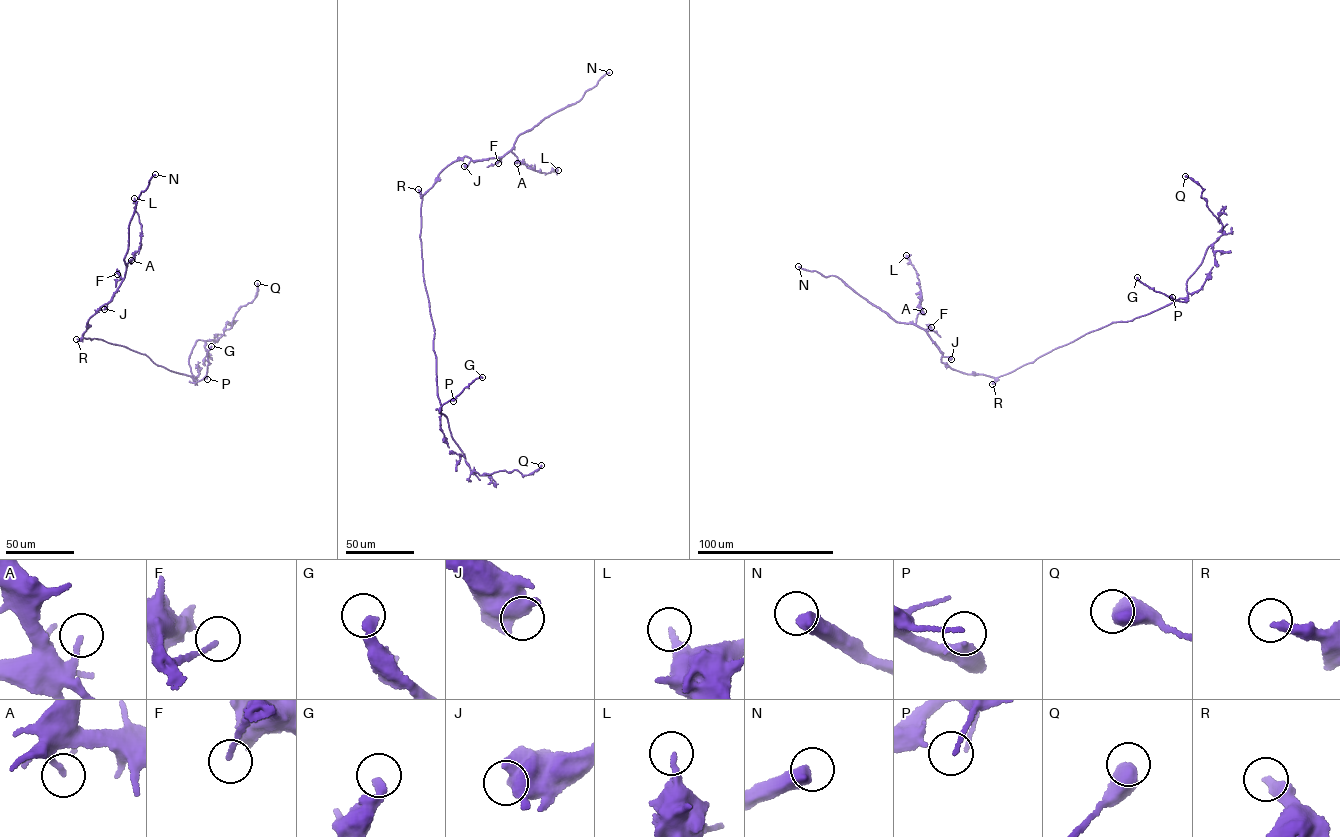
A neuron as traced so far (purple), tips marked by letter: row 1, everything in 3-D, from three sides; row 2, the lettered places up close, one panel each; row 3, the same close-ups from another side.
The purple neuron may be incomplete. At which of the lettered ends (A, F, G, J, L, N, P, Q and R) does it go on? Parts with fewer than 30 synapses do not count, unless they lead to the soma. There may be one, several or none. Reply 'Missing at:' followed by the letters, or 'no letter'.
Missing at: G

